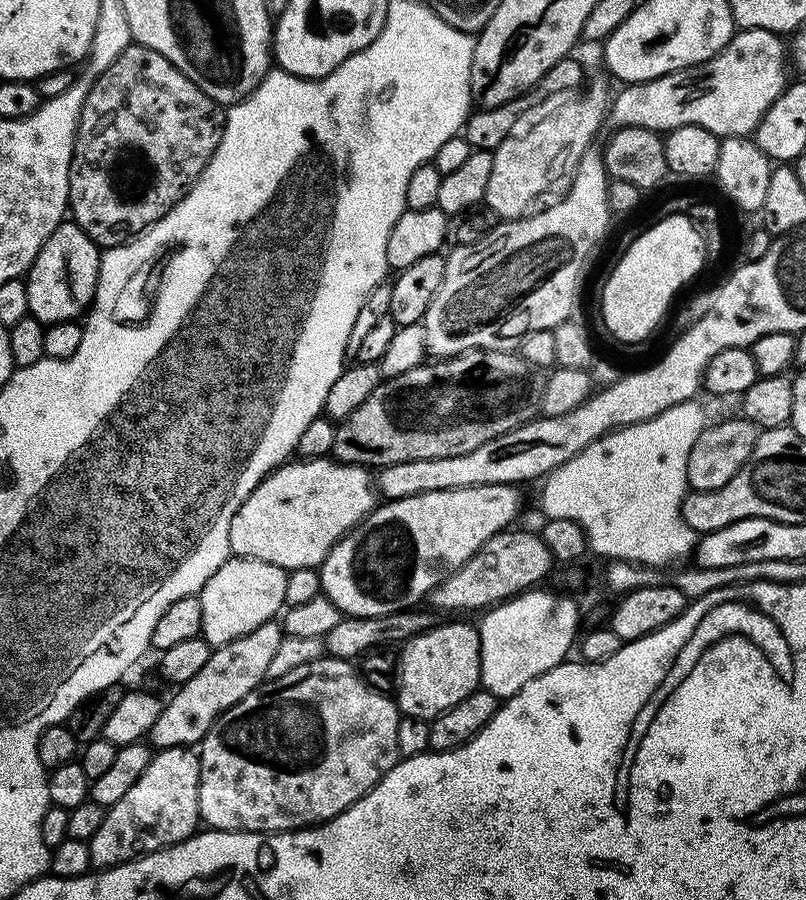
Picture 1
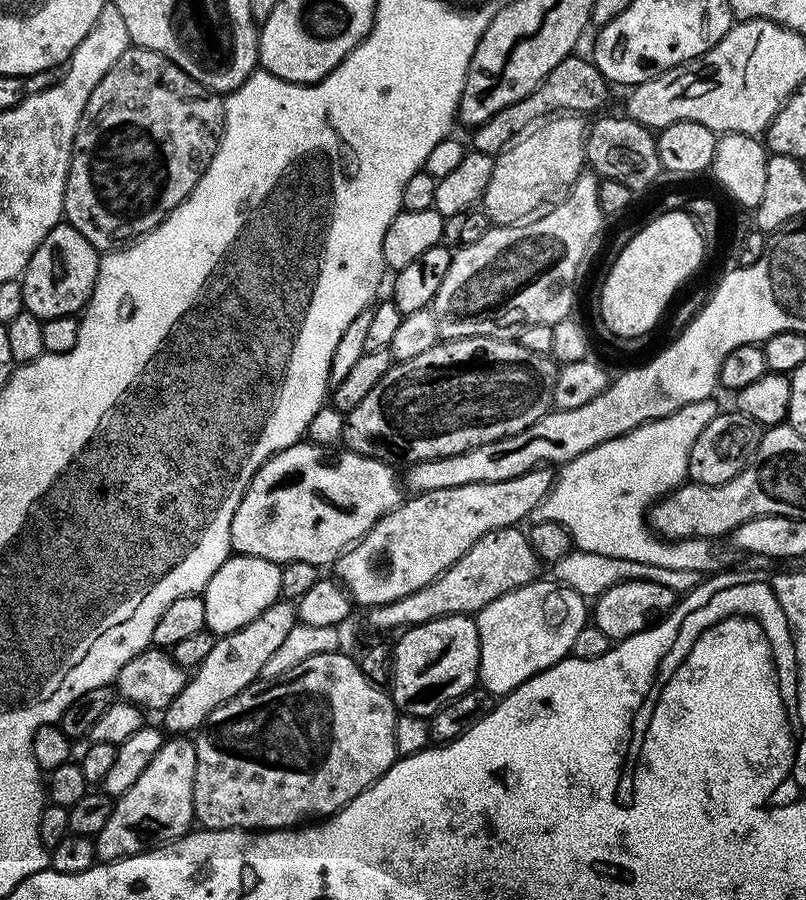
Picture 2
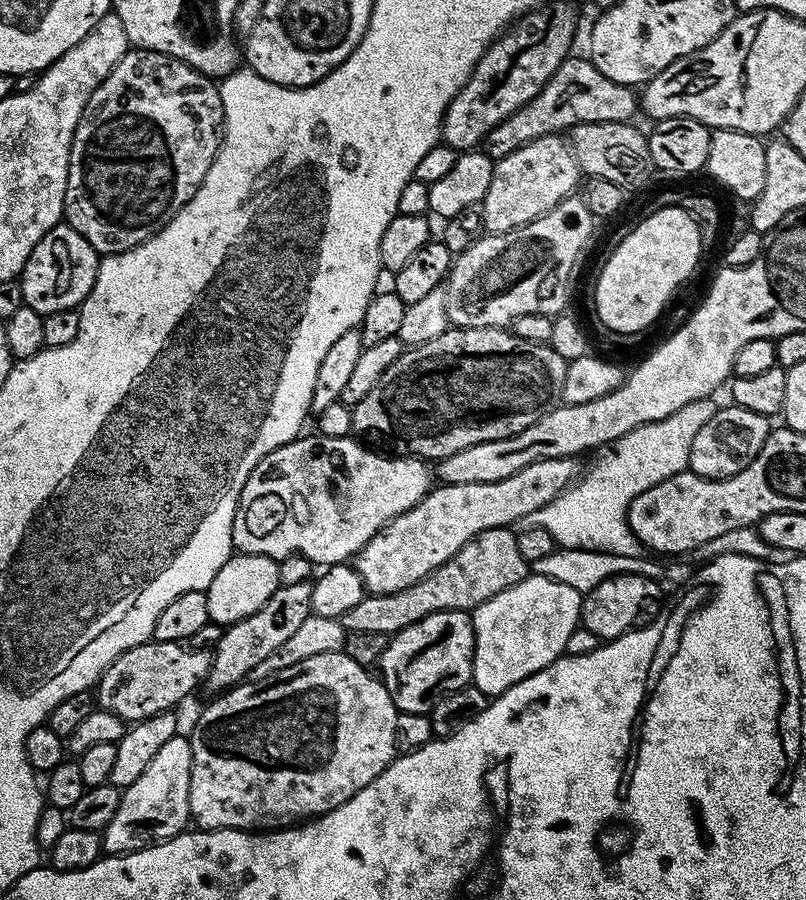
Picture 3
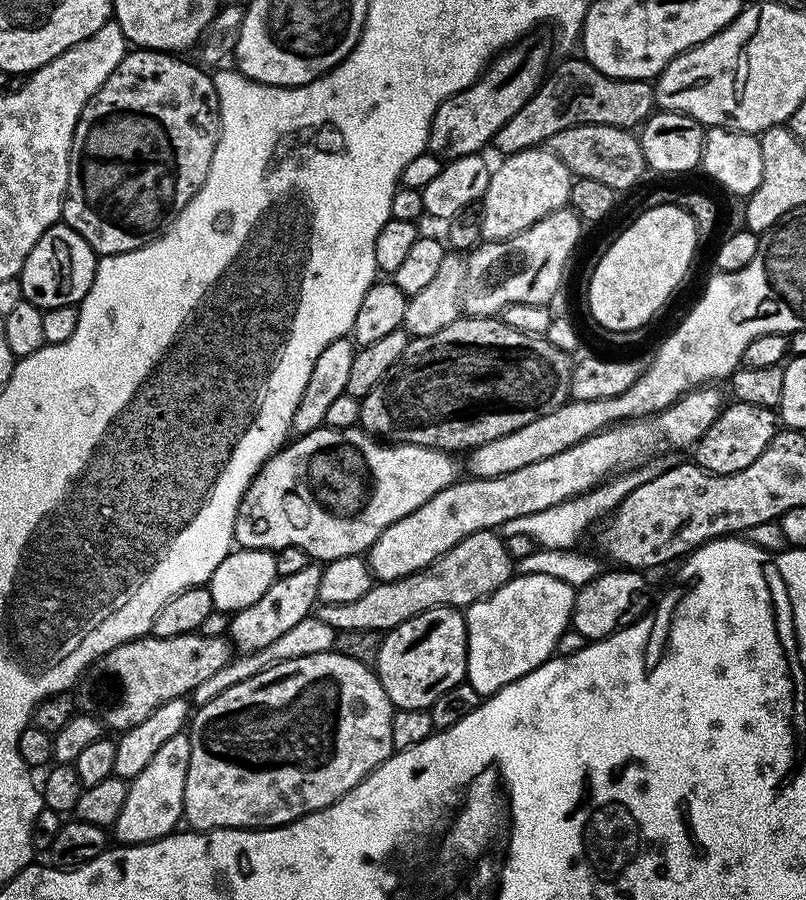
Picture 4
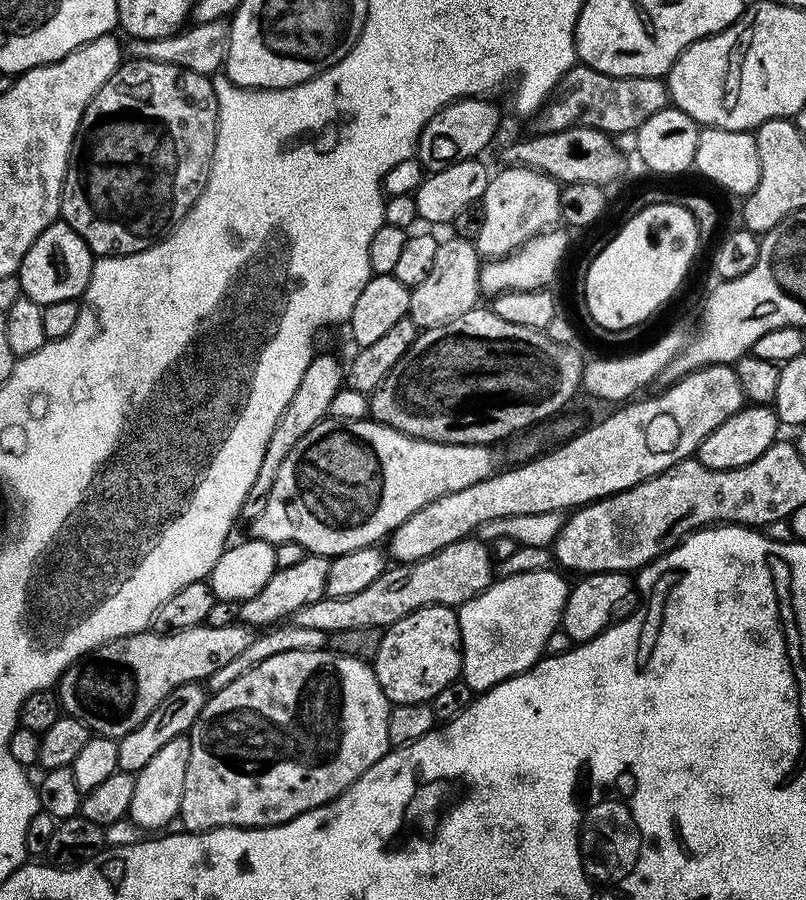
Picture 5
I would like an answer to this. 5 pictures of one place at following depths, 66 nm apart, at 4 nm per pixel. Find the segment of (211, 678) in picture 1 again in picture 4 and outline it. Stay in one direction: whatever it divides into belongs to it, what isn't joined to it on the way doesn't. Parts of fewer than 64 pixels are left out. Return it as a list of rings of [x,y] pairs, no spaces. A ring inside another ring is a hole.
[[[310,562],[306,570],[277,576],[270,590],[266,590],[266,594],[262,594],[258,602],[253,602],[250,606],[231,613],[232,621],[228,627],[227,637],[231,640],[233,649],[240,654],[258,652],[277,641],[282,634],[297,626],[298,622],[311,617],[318,604],[318,582],[322,582],[320,570],[319,563]]]

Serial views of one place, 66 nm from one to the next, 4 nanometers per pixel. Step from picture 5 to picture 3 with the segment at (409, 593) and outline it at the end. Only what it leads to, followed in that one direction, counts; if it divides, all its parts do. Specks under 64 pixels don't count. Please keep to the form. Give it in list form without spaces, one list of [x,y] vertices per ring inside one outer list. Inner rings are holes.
[[[511,527],[482,530],[454,558],[442,562],[426,578],[414,582],[414,586],[406,586],[406,590],[398,590],[394,594],[366,594],[358,606],[346,610],[342,623],[347,633],[358,630],[371,630],[374,634],[386,634],[389,638],[406,630],[406,626],[414,626],[414,622],[422,622],[435,612],[463,612],[474,610],[482,602],[502,594],[502,590],[510,590],[518,582],[530,575],[529,557],[524,557],[516,536]]]

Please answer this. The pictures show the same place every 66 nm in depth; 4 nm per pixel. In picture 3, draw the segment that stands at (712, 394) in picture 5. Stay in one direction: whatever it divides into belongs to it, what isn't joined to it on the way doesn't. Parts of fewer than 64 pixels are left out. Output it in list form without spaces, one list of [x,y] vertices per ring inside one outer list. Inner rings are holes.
[[[570,456],[562,458],[546,458],[534,462],[530,466],[526,466],[522,470],[518,470],[514,474],[510,474],[510,478],[502,478],[498,482],[482,482],[481,484],[446,484],[441,483],[439,486],[433,487],[419,500],[410,510],[403,512],[398,518],[394,518],[378,533],[374,538],[370,538],[370,542],[366,542],[366,546],[354,557],[354,566],[358,570],[358,574],[362,578],[365,589],[369,593],[381,596],[382,594],[394,594],[398,590],[406,590],[406,586],[414,586],[414,582],[418,582],[422,578],[426,578],[426,574],[430,574],[438,566],[442,566],[442,562],[446,562],[450,558],[454,558],[454,554],[458,554],[458,550],[462,550],[462,546],[466,546],[466,542],[470,542],[478,534],[482,534],[482,530],[494,530],[495,528],[507,528],[515,525],[522,518],[526,518],[526,514],[534,514],[538,510],[542,510],[542,506],[546,506],[554,498],[558,498],[558,494],[562,494],[567,490],[569,484],[573,483],[578,476],[578,468],[576,472],[577,461]]]

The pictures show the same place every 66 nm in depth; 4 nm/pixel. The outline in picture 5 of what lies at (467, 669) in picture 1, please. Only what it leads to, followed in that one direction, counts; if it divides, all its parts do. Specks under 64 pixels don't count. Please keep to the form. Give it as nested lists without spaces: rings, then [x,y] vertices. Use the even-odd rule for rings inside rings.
[[[435,604],[394,622],[384,632],[374,667],[378,682],[393,705],[431,702],[442,686],[450,686],[462,672],[457,609]]]

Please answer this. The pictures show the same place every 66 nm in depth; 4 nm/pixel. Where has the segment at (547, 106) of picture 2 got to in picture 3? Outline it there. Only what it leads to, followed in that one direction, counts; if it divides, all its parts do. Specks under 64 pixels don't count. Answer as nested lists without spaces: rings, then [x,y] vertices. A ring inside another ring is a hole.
[[[569,55],[561,62],[546,86],[542,86],[542,90],[538,90],[526,106],[514,110],[510,118],[502,118],[494,130],[484,135],[482,150],[493,162],[506,158],[506,154],[514,154],[514,150],[522,150],[522,146],[538,138],[563,133],[563,128],[564,131],[571,130],[575,124],[623,124],[633,119],[632,115],[638,112],[637,89],[606,78],[606,74],[602,74],[591,59],[584,57],[583,60],[576,55]]]

